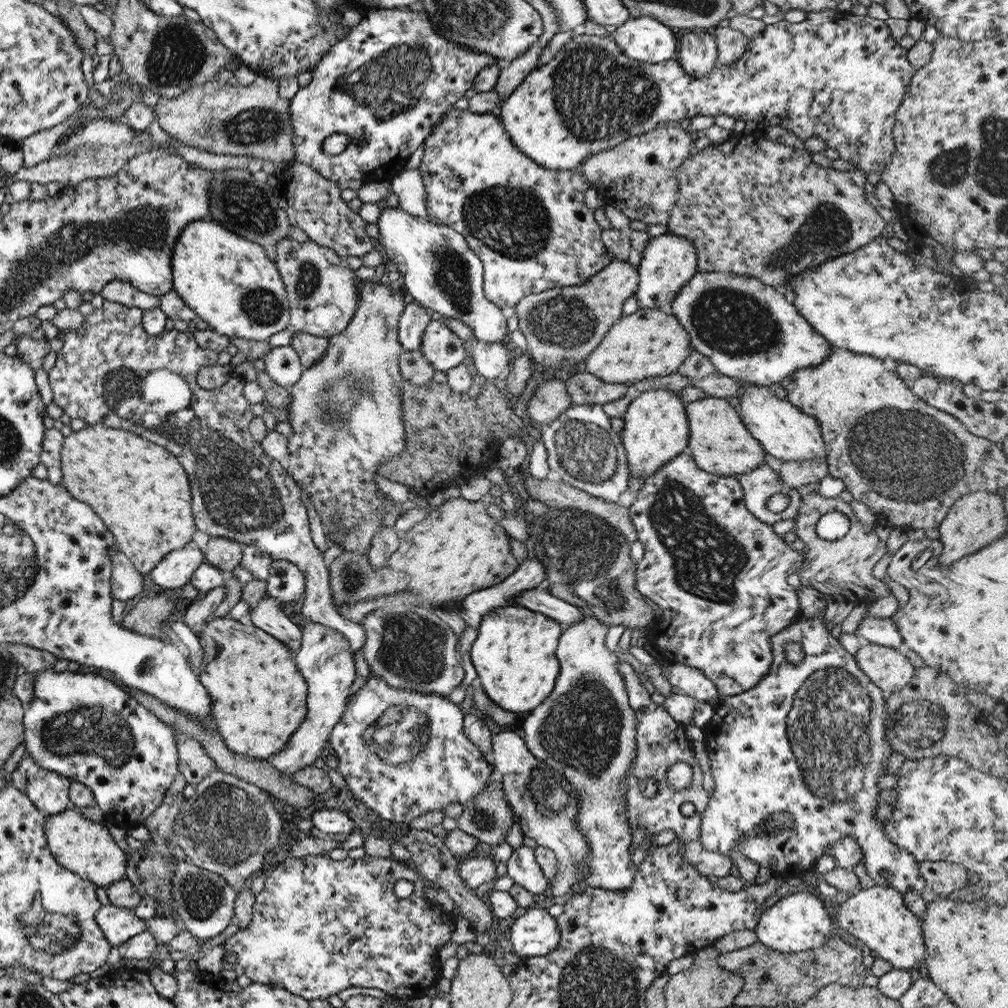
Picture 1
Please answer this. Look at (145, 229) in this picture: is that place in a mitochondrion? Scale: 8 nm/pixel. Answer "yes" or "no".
yes

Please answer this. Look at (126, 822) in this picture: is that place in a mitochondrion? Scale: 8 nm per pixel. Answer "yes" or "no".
no

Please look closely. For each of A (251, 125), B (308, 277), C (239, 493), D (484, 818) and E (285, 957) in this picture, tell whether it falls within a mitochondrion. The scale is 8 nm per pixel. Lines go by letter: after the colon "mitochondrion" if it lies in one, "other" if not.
A: mitochondrion
B: mitochondrion
C: mitochondrion
D: mitochondrion
E: mitochondrion

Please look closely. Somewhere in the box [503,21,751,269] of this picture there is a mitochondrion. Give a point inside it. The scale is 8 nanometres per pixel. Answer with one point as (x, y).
(600, 97)

